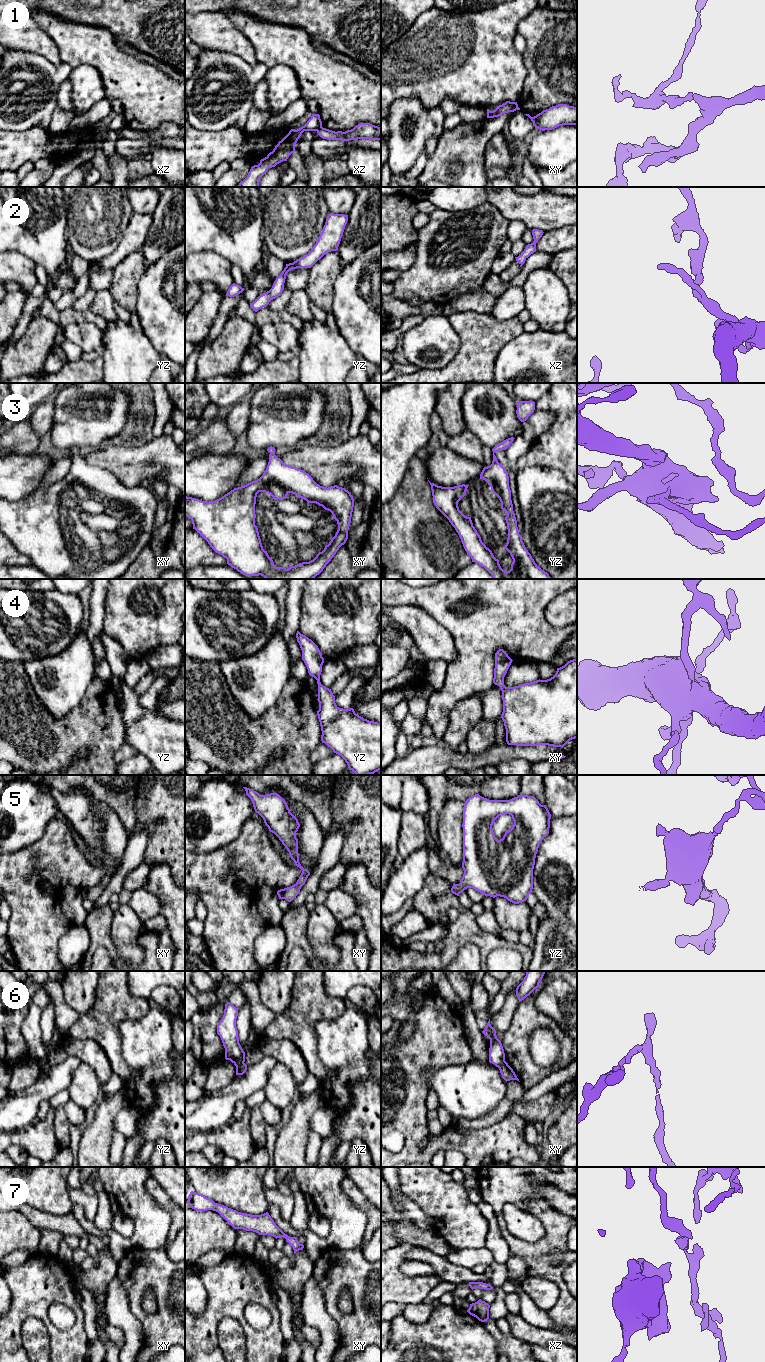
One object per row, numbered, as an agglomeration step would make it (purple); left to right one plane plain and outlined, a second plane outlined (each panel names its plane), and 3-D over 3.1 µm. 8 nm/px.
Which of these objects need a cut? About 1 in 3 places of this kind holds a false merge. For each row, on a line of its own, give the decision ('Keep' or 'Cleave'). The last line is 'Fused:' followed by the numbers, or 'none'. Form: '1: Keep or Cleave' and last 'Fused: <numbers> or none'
1: Cleave
2: Keep
3: Keep
4: Keep
5: Keep
6: Cleave
7: Keep
Fused: 1, 6

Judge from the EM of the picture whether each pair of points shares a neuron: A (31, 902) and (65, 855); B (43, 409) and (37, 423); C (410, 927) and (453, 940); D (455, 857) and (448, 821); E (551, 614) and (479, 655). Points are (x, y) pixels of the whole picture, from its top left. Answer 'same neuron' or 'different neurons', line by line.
A: same neuron
B: same neuron
C: different neurons
D: same neuron
E: different neurons

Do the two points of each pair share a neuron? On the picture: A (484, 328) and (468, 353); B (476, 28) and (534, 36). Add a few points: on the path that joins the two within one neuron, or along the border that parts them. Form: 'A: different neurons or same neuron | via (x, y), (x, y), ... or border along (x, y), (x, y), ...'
A: same neuron | via (481, 334), (481, 340), (474, 347)
B: different neurons | border along (529, 13), (518, 23), (516, 33)

